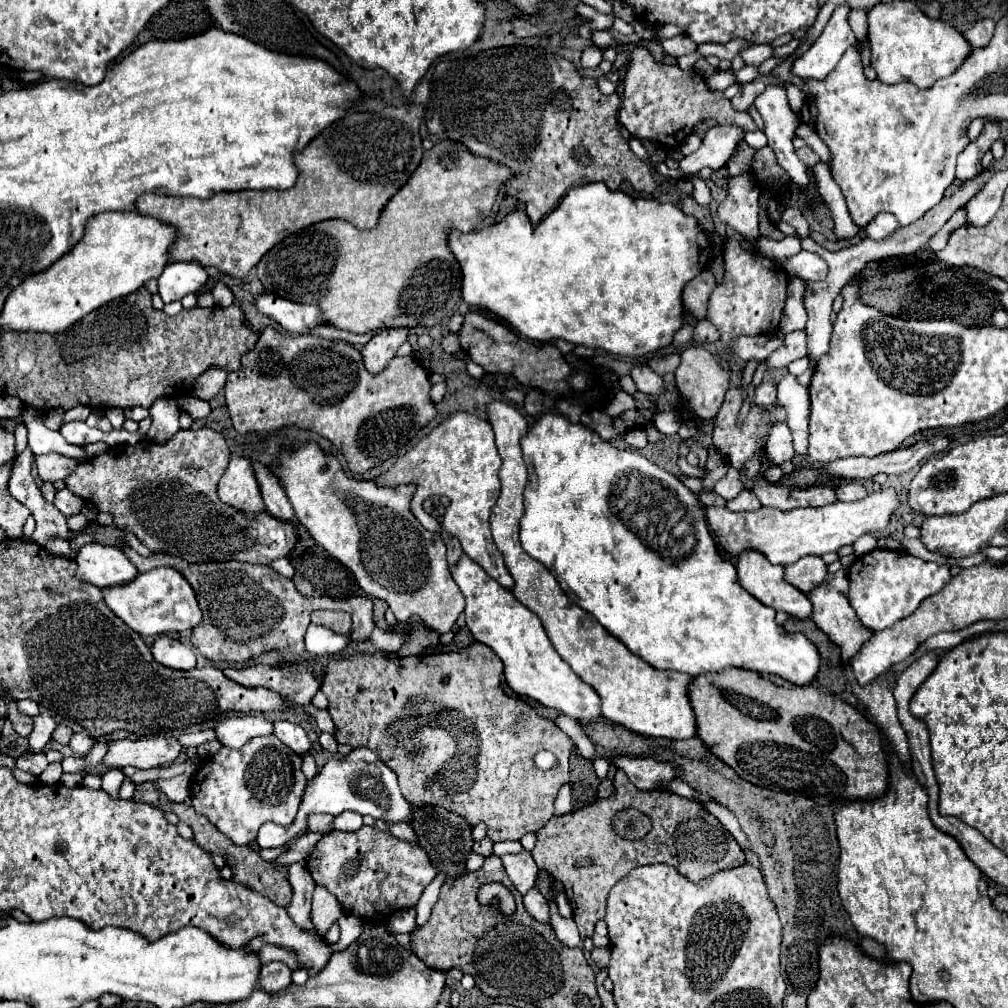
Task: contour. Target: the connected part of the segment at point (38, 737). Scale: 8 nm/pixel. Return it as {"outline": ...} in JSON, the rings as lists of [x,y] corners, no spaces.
{"outline":[[[42,711],[39,716],[35,716],[33,718],[33,732],[29,736],[29,752],[43,750],[57,726],[59,726],[57,720],[49,711]]]}

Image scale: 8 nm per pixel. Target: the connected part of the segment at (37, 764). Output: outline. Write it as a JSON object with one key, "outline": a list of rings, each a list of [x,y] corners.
{"outline":[[[25,754],[25,756],[17,758],[17,766],[21,770],[27,770],[27,772],[35,774],[35,776],[39,776],[47,768],[47,764],[49,762],[47,762],[45,754]]]}

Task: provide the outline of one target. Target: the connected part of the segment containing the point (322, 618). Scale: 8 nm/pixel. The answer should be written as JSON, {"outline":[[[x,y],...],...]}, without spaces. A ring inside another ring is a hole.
{"outline":[[[317,610],[317,612],[313,612],[311,622],[327,626],[329,630],[333,630],[335,634],[341,634],[341,636],[349,636],[351,634],[351,616],[347,616],[347,612]]]}

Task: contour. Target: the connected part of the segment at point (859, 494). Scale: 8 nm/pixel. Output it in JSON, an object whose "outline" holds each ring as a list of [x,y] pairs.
{"outline":[[[847,482],[847,484],[841,484],[839,488],[835,488],[835,494],[837,494],[839,502],[855,502],[855,500],[865,498],[867,490],[861,482]]]}

